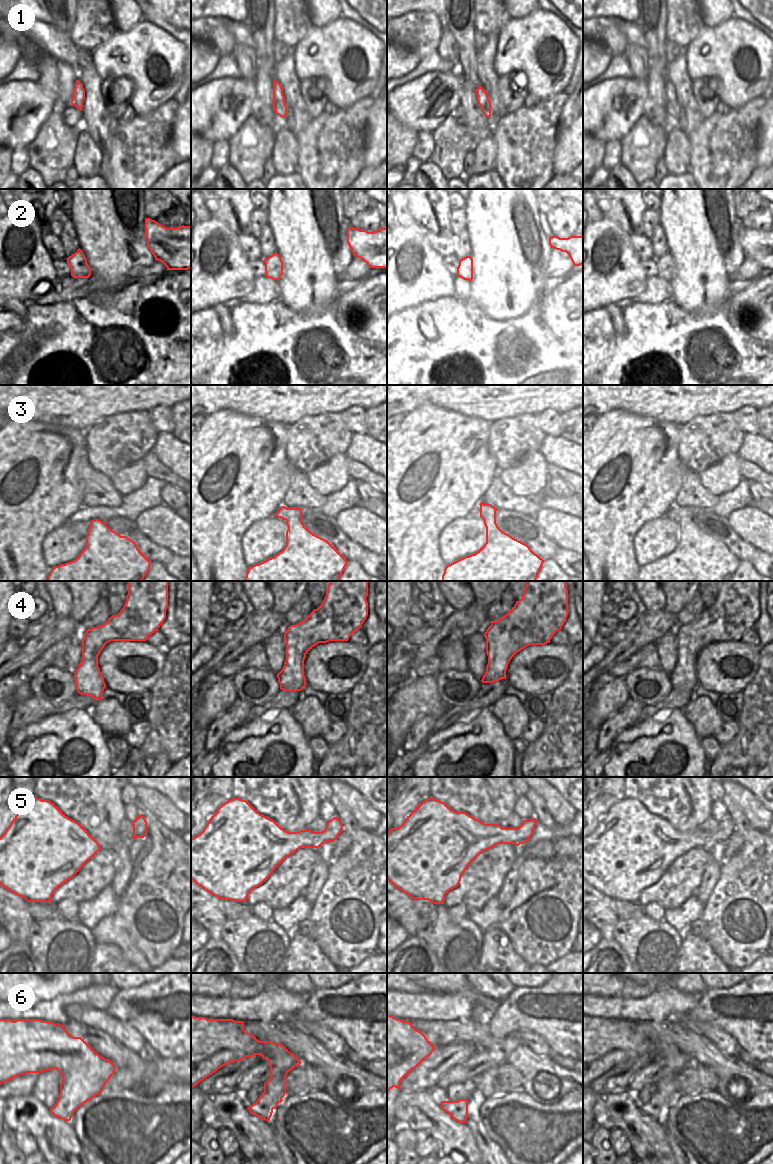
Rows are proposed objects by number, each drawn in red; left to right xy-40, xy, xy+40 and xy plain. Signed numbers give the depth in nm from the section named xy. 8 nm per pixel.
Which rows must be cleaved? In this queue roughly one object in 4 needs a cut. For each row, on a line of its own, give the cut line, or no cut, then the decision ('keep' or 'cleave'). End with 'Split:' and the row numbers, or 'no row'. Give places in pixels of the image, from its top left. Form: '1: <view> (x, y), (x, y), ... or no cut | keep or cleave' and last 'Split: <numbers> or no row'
1: no cut | keep
2: no cut | keep
3: xy (301, 513), (291, 515), (286, 520) | cleave
4: no cut | keep
5: no cut | keep
6: no cut | keep
Split: 3

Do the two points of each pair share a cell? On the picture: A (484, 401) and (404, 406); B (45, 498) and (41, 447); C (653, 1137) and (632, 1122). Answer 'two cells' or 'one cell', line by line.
A: one cell
B: one cell
C: one cell

